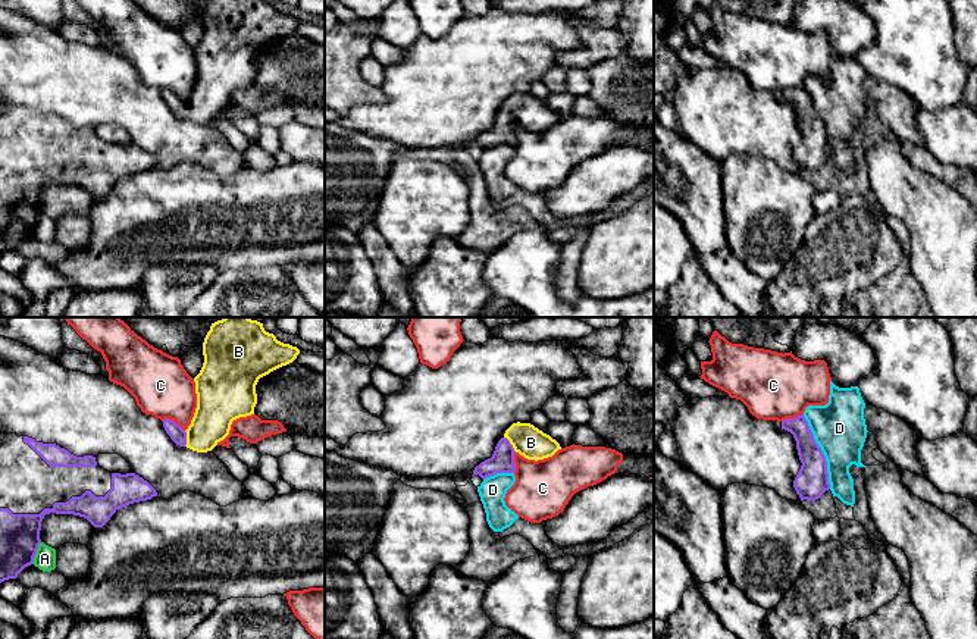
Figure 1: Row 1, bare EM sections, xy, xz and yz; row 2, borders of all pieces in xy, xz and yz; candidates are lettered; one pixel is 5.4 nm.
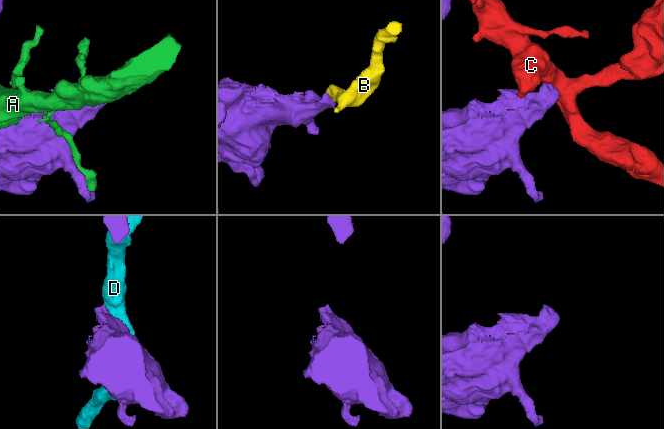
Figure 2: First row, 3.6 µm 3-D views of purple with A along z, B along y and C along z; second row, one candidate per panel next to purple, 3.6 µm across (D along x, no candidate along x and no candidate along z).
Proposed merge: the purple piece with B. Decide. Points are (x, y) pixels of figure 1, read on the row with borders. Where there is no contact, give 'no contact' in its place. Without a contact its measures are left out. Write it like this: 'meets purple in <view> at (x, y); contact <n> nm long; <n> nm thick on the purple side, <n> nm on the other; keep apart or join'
meets purple in xz at (510, 444); contact 110 nm long; 130 nm thick on the purple side, 170 nm on the other; join

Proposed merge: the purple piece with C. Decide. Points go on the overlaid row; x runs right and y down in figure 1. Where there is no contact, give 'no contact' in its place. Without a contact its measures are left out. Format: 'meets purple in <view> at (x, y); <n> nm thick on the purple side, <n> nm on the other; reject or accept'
meets purple in xy at (174, 422); 90 nm thick on the purple side, 320 nm on the other; reject

